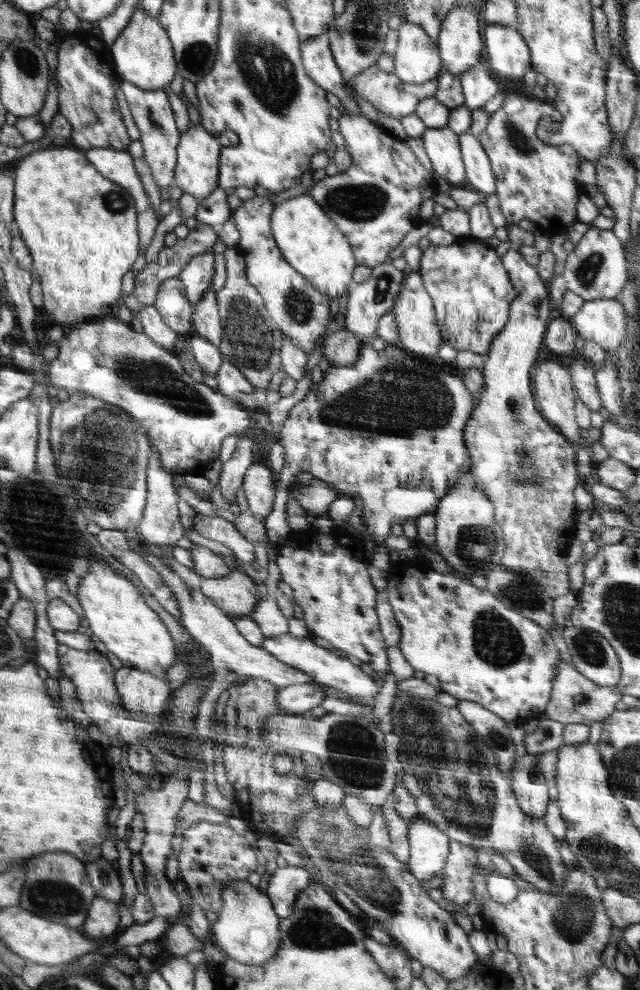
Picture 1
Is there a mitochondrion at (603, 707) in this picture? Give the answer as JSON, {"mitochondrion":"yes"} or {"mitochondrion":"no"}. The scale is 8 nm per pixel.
{"mitochondrion":"no"}

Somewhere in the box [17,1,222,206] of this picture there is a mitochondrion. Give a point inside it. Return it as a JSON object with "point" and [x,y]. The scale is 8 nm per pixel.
{"point":[195,55]}

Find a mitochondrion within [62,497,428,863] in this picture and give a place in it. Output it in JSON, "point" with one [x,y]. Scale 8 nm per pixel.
{"point":[354,754]}

